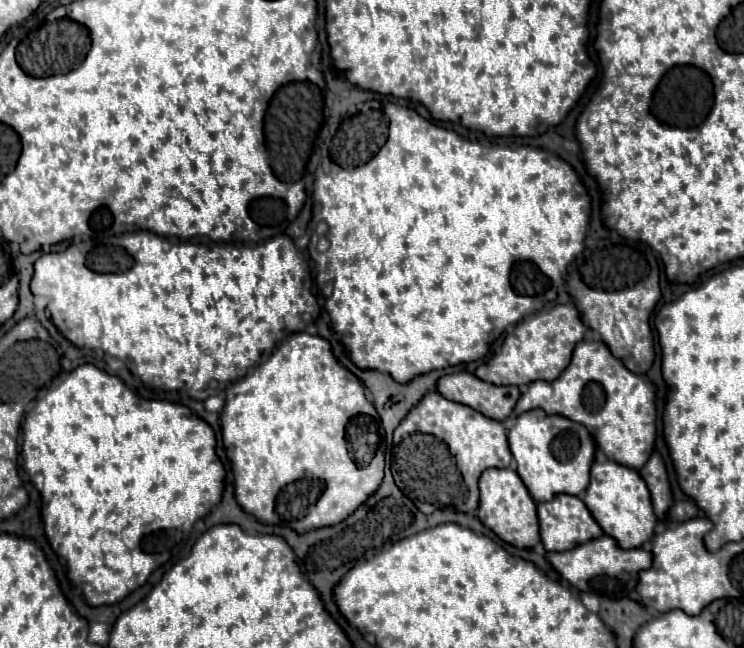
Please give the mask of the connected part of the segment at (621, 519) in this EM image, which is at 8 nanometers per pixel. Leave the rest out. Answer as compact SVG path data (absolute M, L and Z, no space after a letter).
M610 459L602 463L594 463L590 469L590 485L582 495L582 501L586 503L588 511L602 527L602 531L608 537L616 539L618 547L634 549L650 541L656 525L656 515L652 511L648 487L644 479L638 475L638 471L618 465L616 461L610 461Z

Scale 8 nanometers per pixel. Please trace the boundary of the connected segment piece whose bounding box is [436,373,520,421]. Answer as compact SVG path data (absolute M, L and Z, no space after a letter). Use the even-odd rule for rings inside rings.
M470 373L444 375L438 379L436 389L448 401L468 405L496 421L508 419L520 397L518 387L496 387Z

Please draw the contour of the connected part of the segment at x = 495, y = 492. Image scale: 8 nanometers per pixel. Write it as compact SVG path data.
M486 469L480 477L480 505L478 519L492 529L504 543L520 549L532 549L538 541L538 515L526 485L514 469Z

